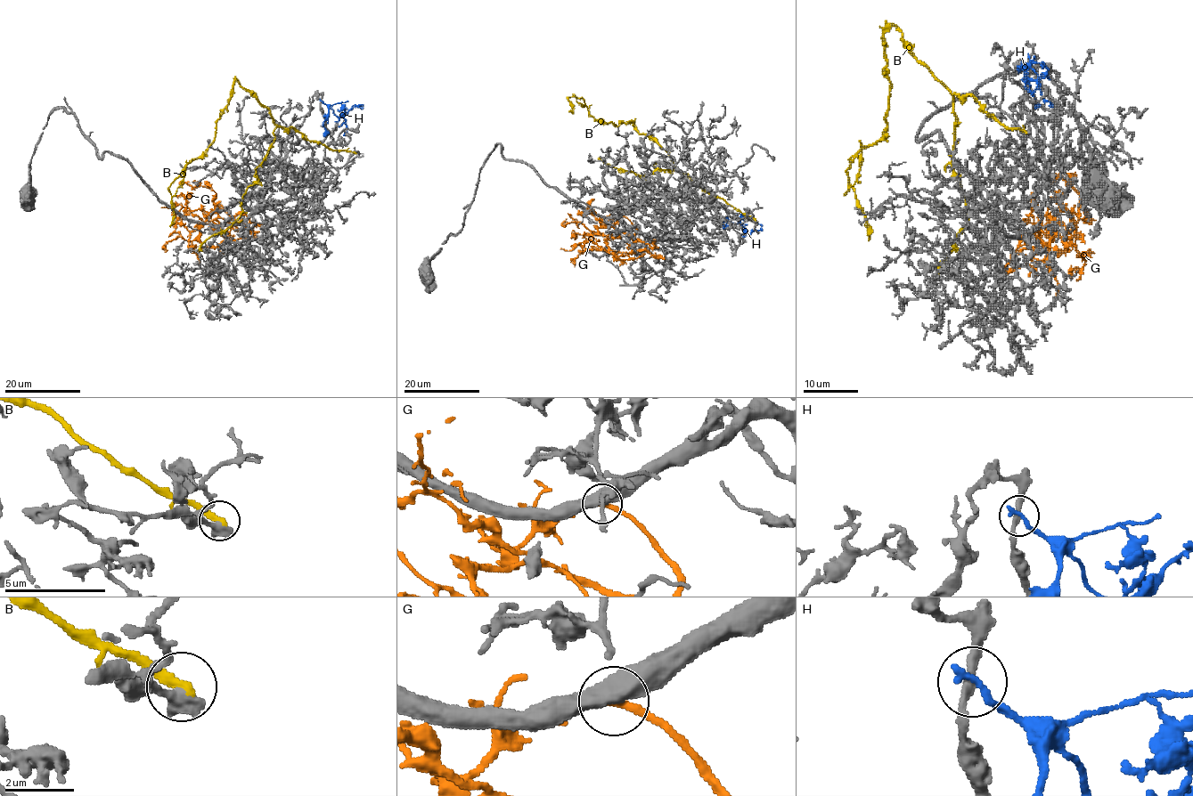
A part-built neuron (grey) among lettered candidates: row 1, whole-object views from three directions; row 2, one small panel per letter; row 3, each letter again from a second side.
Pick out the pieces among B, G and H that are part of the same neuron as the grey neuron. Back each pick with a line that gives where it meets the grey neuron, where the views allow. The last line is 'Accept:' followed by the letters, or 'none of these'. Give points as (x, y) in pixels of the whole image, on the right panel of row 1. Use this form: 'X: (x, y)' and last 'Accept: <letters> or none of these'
G: (1021, 237)
Accept: G

